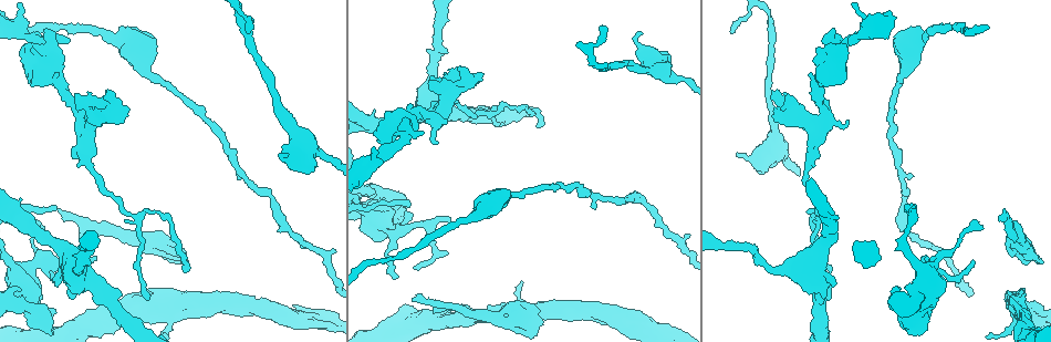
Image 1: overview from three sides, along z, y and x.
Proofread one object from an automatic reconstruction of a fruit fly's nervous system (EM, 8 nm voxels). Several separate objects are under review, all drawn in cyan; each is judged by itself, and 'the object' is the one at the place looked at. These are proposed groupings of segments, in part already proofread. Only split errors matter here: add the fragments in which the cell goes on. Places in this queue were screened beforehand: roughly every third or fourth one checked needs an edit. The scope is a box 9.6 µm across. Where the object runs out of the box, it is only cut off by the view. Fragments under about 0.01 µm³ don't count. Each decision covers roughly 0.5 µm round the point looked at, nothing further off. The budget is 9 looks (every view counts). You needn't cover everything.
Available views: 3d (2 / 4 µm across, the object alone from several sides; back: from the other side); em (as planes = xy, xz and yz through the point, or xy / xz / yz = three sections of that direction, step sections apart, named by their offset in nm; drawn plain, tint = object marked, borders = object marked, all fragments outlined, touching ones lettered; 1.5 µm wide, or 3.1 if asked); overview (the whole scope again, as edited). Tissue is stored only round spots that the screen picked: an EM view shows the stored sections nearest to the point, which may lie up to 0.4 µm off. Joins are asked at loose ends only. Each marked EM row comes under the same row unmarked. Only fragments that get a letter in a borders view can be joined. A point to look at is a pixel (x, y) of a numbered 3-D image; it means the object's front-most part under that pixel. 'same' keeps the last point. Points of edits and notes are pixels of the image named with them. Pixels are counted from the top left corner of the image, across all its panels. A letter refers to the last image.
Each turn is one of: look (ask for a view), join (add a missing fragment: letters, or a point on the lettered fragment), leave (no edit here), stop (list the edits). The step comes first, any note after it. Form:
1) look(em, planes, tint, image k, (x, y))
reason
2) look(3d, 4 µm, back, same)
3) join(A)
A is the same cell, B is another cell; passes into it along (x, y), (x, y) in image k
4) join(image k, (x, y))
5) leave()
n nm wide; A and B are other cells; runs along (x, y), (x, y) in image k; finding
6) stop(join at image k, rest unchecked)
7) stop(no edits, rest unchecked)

look(3d, 4 µm, image 1, (541, 323))
branch stops here

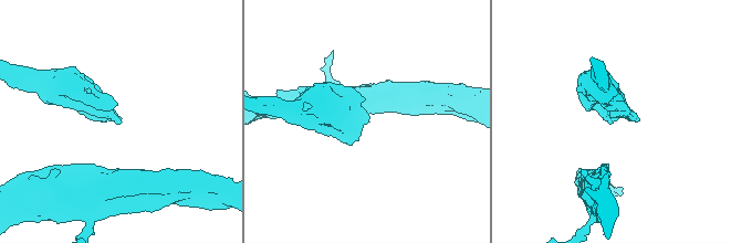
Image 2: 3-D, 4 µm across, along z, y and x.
look(em, yz, step 8, borders, image 2, (613, 118))

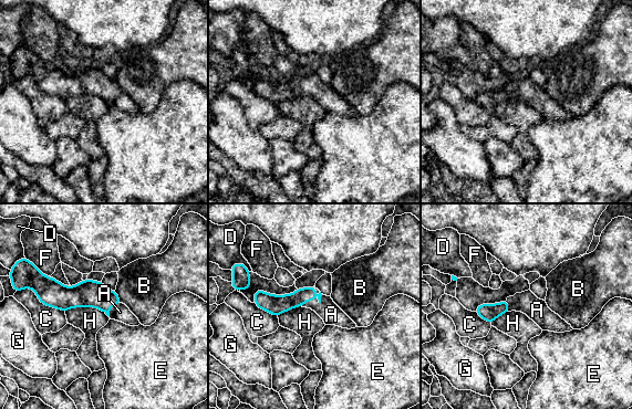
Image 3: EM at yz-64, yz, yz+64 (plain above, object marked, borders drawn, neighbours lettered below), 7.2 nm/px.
look(em, planes, borders, same)

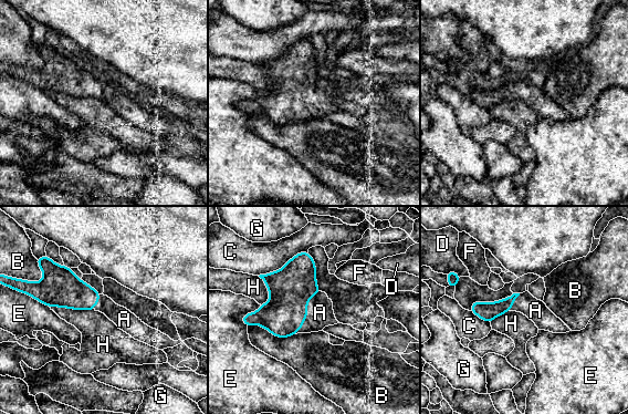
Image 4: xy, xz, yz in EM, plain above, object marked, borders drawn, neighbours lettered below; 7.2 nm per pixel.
join(A)
A is the same cell, B, C, D, E, F, G and H are other cells; passes into it along (290, 288), (305, 313), (320, 312) in image 4; the cell continues

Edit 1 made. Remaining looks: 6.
look(overview)

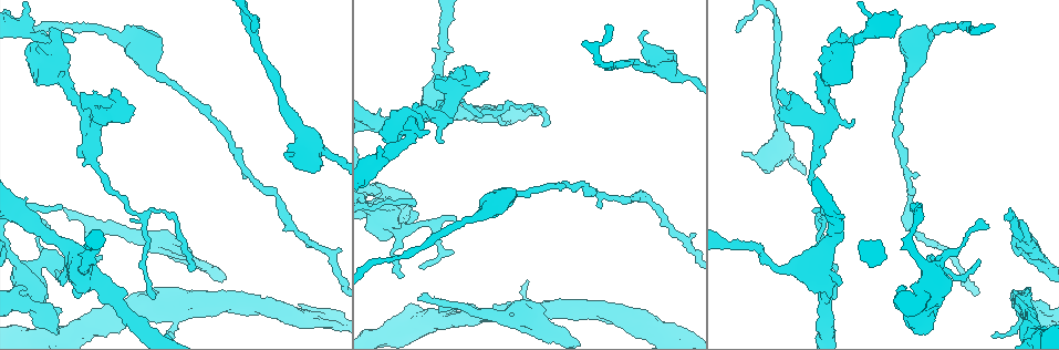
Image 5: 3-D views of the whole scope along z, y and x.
look(3d, 4 µm, image 5, (443, 310))
branch stops here

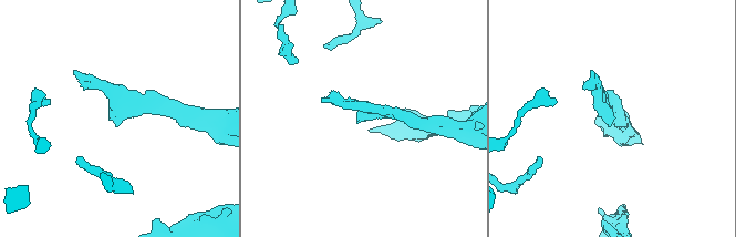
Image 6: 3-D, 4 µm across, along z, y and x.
look(em, xy, step 4, tint, image 6, (610, 124))
arms of 190, 200 nm

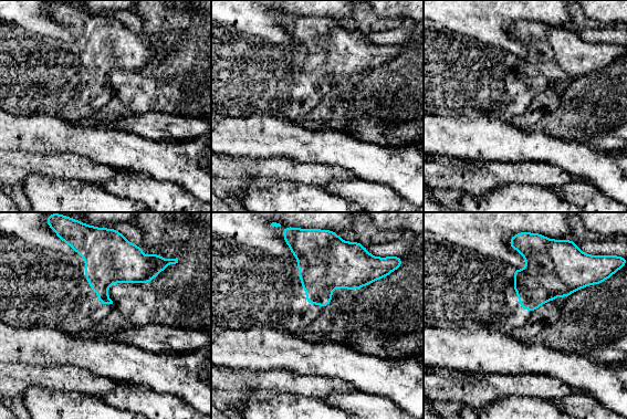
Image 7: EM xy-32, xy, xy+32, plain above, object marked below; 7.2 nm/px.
look(em, xy, step 4, borders, same)
what lies round it

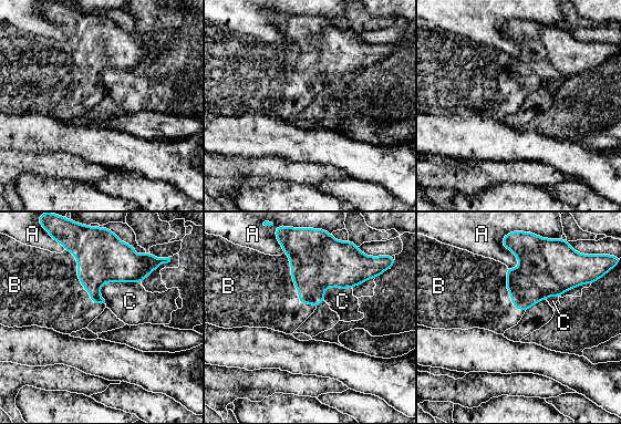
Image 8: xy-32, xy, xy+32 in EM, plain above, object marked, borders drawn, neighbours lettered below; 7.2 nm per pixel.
join(B)
B is the same cell, A and C are other cells; passes into it along (318, 260), (295, 285), (261, 293) in image 8; the cell continues

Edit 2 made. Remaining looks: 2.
stop(join at image 4, join at image 8, rest unchecked)

